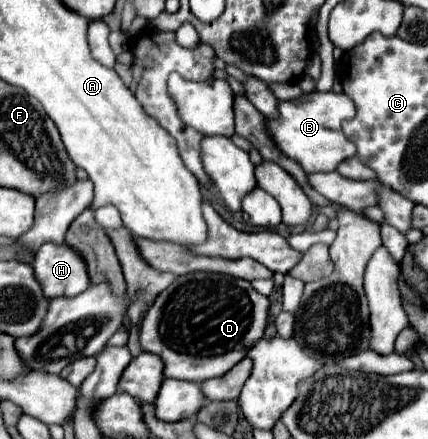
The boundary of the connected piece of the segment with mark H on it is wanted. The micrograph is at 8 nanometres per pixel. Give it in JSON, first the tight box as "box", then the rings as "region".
{"box":[33,245,91,299],"region":[[[43,245],[39,253],[35,253],[33,269],[49,299],[79,295],[91,283],[83,257],[79,257],[75,249],[67,249],[67,245]]]}

